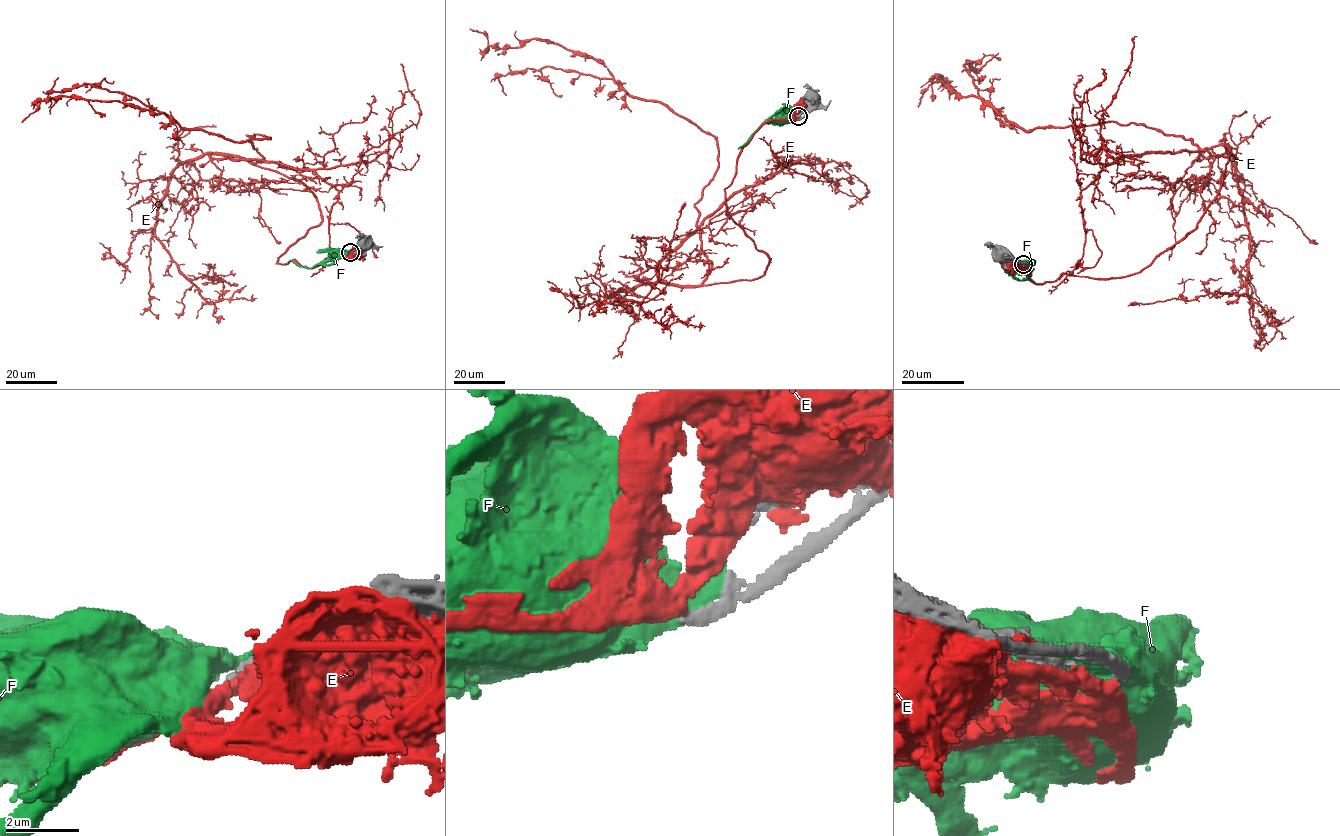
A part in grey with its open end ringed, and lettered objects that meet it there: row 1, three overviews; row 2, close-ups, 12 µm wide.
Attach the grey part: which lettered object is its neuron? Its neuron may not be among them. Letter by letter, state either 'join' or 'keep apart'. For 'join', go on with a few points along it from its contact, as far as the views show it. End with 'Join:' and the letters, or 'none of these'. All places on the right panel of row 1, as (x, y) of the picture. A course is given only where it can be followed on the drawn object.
E: keep apart
F: keep apart
Join: none of these

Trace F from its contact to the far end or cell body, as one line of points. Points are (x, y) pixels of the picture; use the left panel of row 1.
F: (351, 251), (337, 254)

